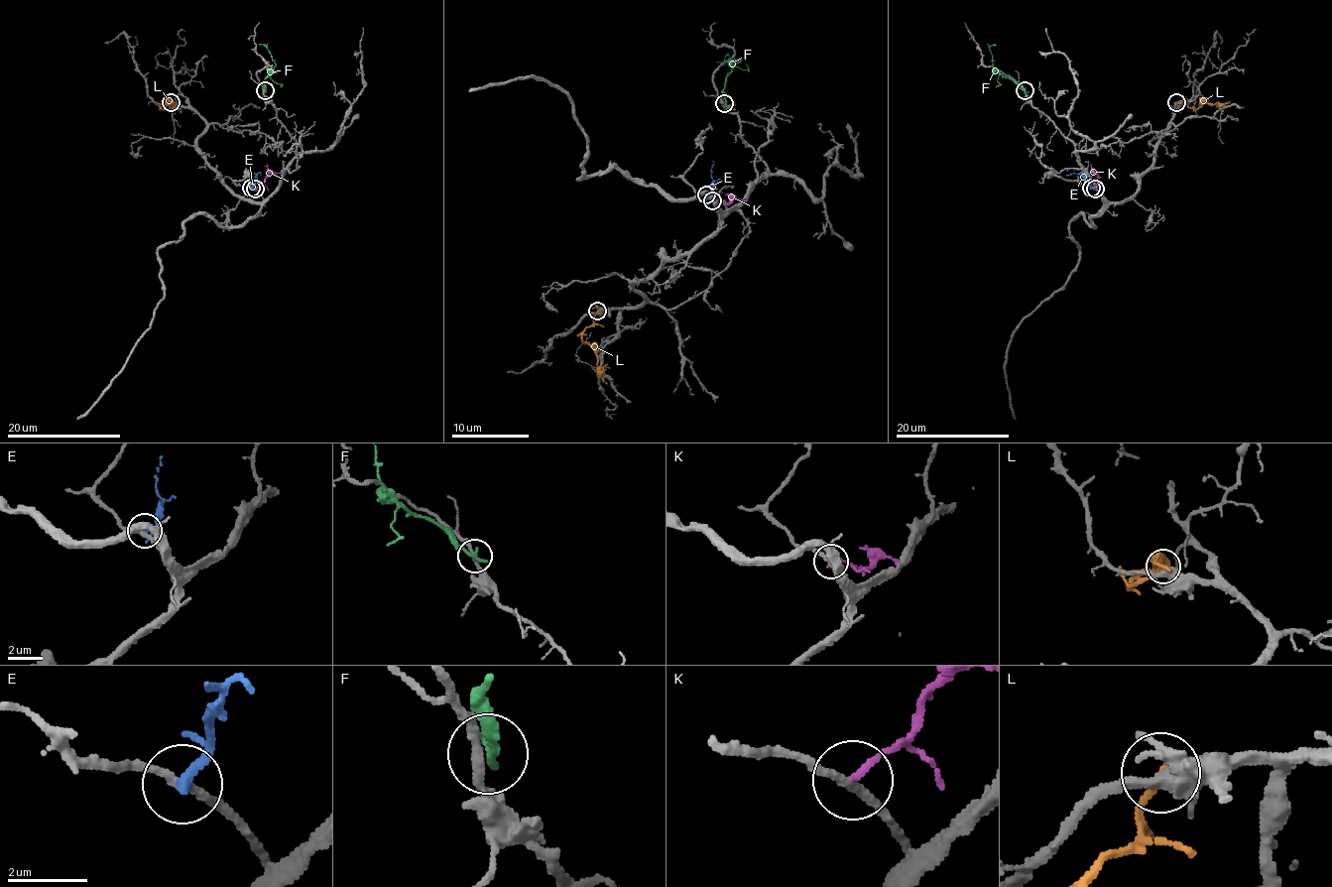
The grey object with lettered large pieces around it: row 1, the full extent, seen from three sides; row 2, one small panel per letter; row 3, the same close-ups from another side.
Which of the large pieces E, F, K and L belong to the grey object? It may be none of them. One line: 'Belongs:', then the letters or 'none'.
Belongs: none

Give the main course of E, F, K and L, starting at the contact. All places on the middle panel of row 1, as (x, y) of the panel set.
E: (705, 194), (711, 192), (713, 160)
F: (725, 104), (725, 76), (738, 62), (729, 56), (717, 62)
K: (711, 200), (748, 200)
L: (597, 311), (582, 339), (594, 351), (597, 374), (607, 384)

